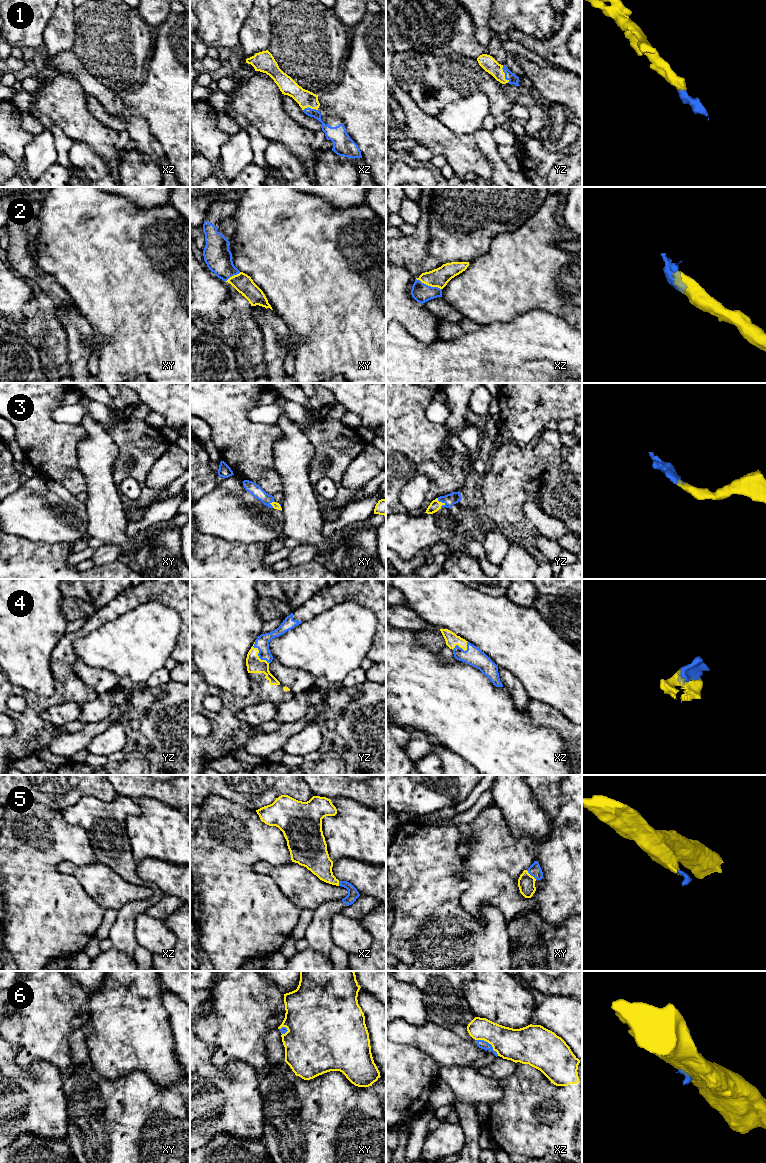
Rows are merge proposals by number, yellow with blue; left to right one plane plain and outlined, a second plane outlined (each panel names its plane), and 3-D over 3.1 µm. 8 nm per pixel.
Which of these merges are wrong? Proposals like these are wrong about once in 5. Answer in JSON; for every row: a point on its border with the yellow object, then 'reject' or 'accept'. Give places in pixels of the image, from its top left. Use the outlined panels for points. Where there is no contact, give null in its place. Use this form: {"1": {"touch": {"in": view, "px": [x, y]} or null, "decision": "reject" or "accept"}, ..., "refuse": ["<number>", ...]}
{"1": {"touch": {"in": "yz", "px": [504, 74]}, "decision": "accept"}, "2": {"touch": {"in": "xz", "px": [429, 285]}, "decision": "accept"}, "3": {"touch": {"in": "yz", "px": [441, 502]}, "decision": "accept"}, "4": {"touch": {"in": "yz", "px": [257, 654]}, "decision": "accept"}, "5": {"touch": {"in": "xy", "px": [530, 875]}, "decision": "accept"}, "6": {"touch": {"in": "xz", "px": [489, 1043]}, "decision": "reject"}, "refuse": ["6"]}

